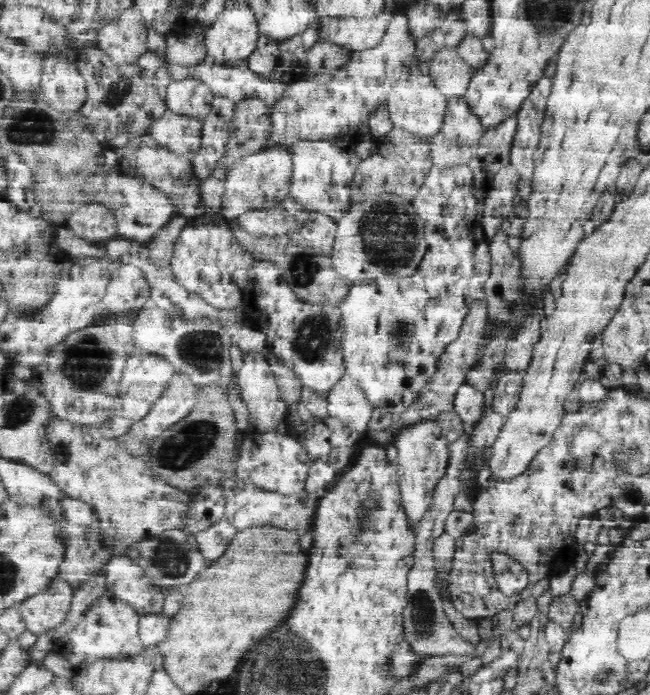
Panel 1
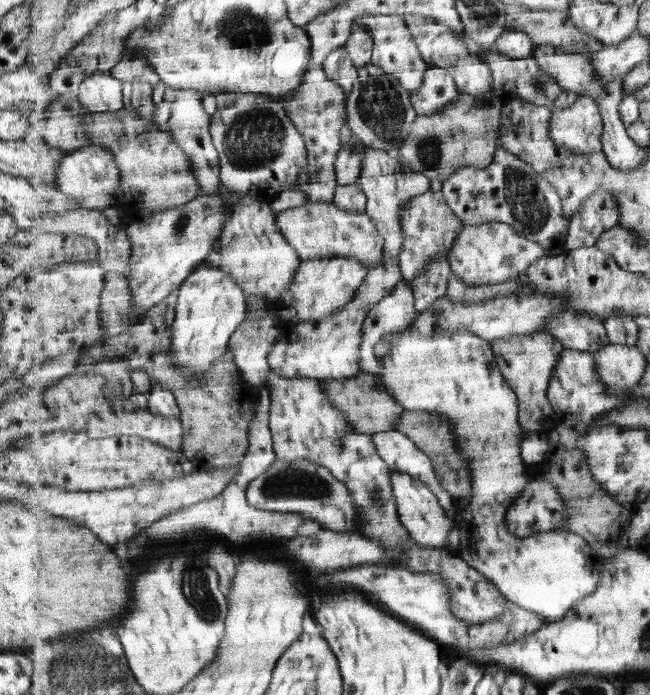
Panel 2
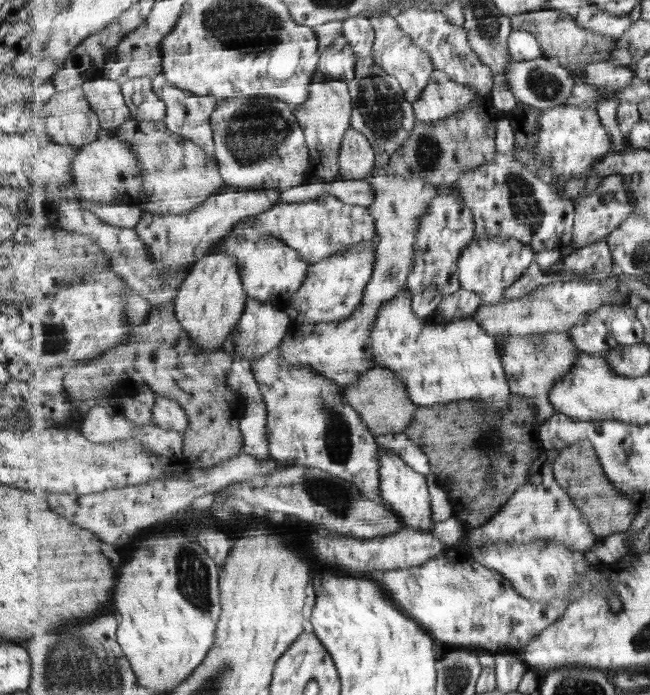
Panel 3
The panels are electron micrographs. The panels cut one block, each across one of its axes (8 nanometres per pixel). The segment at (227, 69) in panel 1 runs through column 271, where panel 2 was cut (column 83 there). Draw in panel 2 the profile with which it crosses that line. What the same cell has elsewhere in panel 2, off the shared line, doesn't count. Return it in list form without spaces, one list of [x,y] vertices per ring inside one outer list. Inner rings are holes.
[[[97,72],[91,76],[85,77],[81,83],[80,89],[77,91],[77,96],[91,113],[96,112],[117,112],[125,108],[124,106],[124,82],[113,77],[111,72]]]

